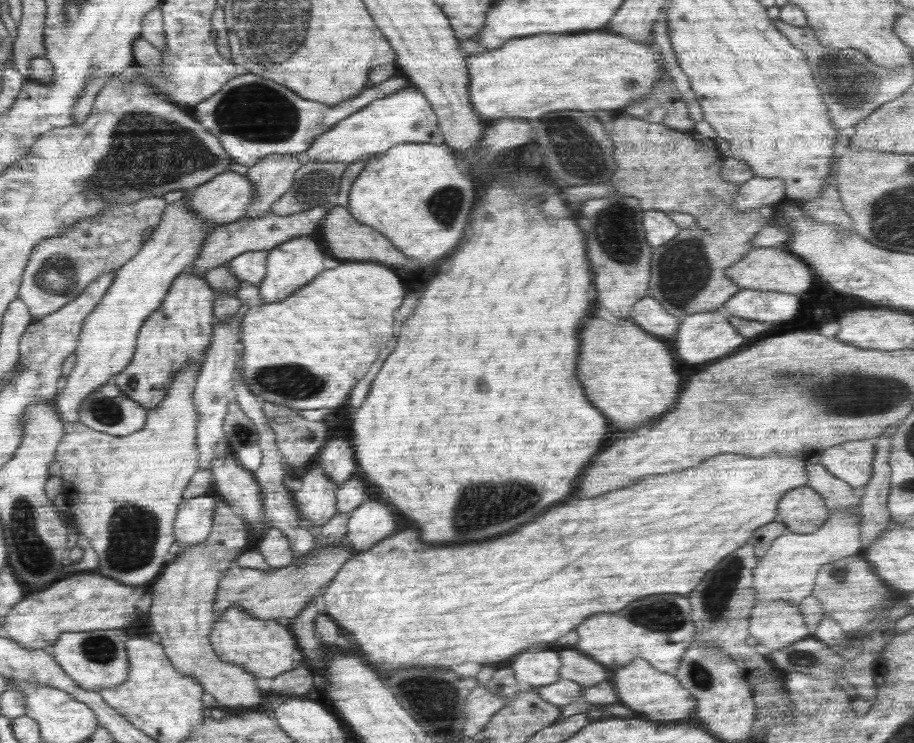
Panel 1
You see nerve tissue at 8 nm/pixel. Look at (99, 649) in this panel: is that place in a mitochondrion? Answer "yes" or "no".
yes

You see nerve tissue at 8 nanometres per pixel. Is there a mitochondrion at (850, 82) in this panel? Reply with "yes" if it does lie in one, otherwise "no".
yes

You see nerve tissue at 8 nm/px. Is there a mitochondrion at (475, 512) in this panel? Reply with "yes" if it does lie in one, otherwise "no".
yes

